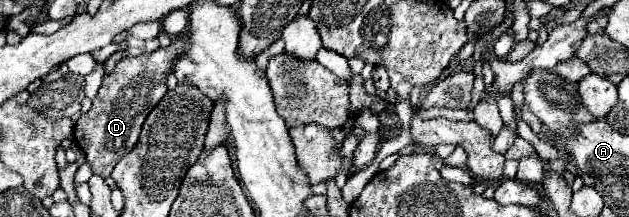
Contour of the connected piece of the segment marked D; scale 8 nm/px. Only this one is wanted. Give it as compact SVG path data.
M176 35L172 37L170 47L160 47L154 53L142 53L138 57L124 57L118 61L114 73L104 77L102 87L92 99L92 109L80 115L74 127L74 139L90 161L94 175L104 179L110 177L118 159L136 145L142 123L168 91L166 75L174 69L176 59L184 53L186 41L186 35Z

